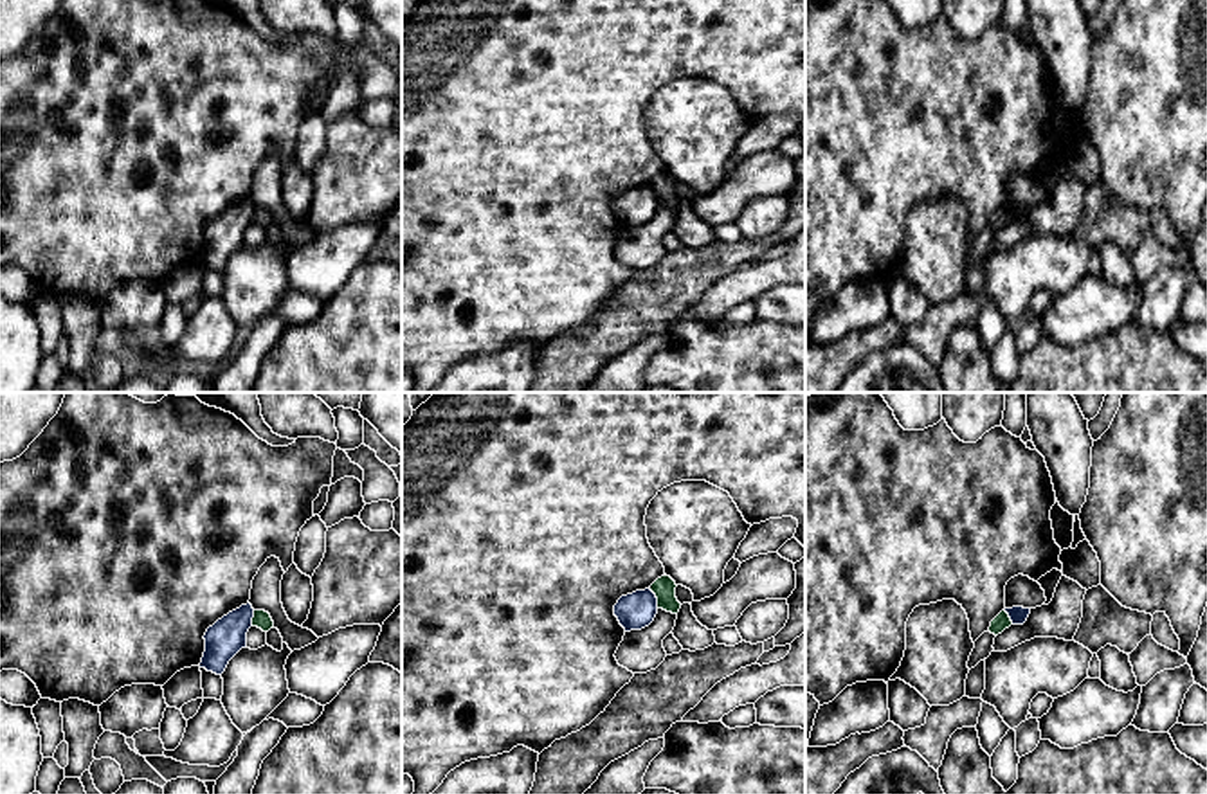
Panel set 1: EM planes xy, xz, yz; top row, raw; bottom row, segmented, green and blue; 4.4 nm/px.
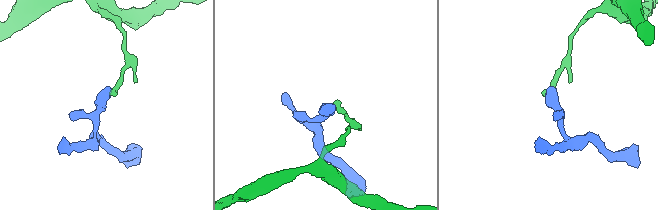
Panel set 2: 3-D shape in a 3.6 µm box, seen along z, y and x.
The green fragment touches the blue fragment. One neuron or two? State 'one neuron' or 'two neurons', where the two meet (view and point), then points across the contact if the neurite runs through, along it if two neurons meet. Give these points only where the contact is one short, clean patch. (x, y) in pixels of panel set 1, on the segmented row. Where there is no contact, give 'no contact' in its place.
two neurons; contact xz (656, 596); border xz (649, 589), (658, 607)

